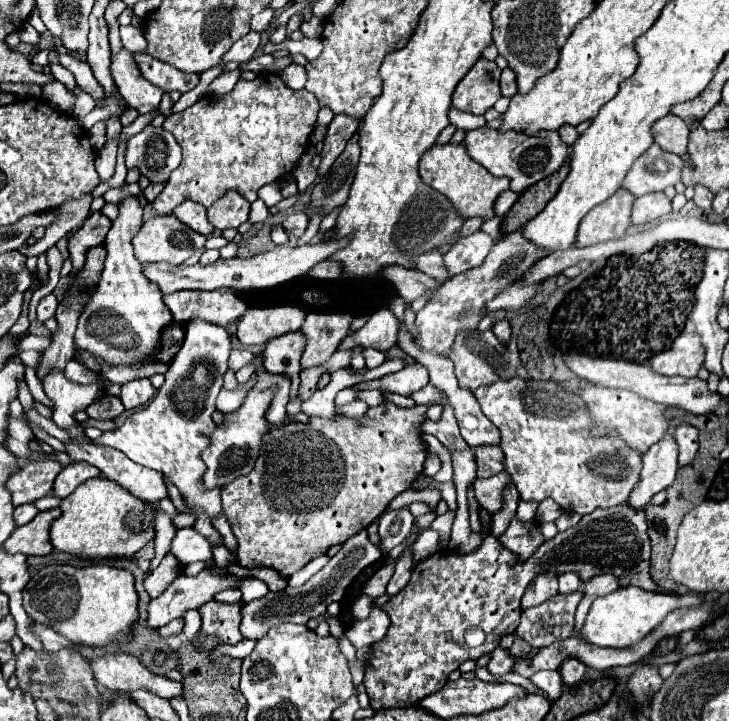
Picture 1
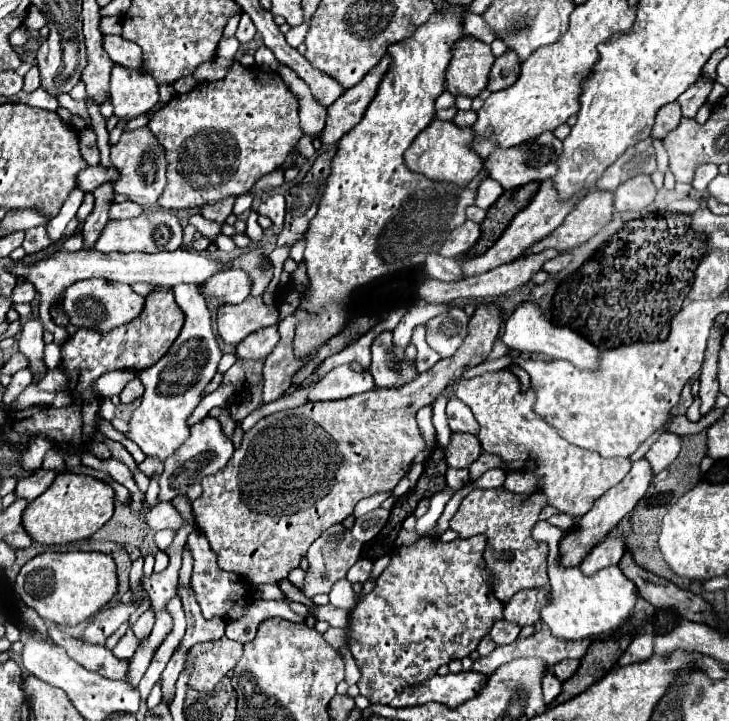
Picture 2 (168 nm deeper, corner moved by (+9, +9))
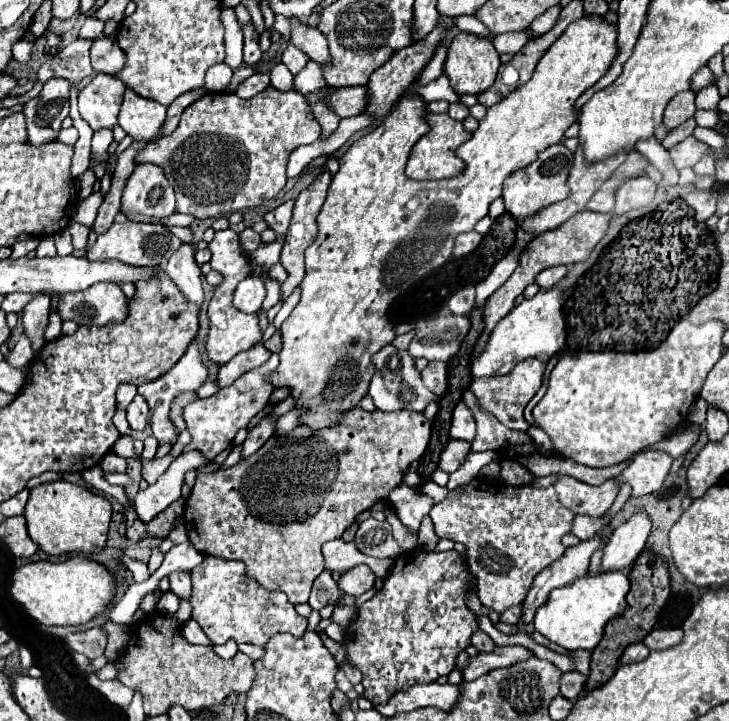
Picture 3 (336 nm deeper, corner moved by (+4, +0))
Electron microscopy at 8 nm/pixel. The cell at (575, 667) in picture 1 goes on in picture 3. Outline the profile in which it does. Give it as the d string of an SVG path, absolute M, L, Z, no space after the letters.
M579 672L563 674L563 678L561 678L561 696L575 702L583 694L585 682L587 682L587 678L583 674L579 674Z

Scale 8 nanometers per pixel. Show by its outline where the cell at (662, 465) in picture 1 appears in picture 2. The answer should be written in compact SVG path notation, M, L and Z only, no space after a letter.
M644 457L638 459L638 461L634 461L630 473L628 473L618 485L614 485L610 491L606 491L606 495L602 495L602 499L598 499L598 501L594 503L594 507L592 507L586 515L582 515L582 517L576 519L578 533L576 533L576 531L574 531L574 533L568 533L568 535L560 541L562 563L564 563L564 565L578 565L578 563L590 553L590 549L592 549L602 537L606 537L606 535L610 533L610 529L614 529L614 527L618 525L618 521L620 521L626 513L630 513L630 511L636 507L636 503L638 503L638 501L644 497L644 493L648 491L648 485L650 485L652 475L654 475L654 473L650 471L650 463L646 463Z

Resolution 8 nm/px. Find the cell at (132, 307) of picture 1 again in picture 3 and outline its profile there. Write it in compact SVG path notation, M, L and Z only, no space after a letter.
M95 284L83 292L69 292L67 296L59 298L57 312L61 320L73 320L77 324L107 324L107 322L123 322L127 318L127 296L121 292L117 284Z

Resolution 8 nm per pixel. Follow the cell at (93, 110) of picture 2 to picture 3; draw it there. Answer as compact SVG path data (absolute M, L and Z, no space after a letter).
M101 192L91 194L89 198L81 200L81 202L77 204L77 208L75 208L75 216L73 216L73 220L79 222L79 224L83 224L83 226L89 226L89 228L91 228L93 222L95 222L97 210L99 210L99 206L101 206L101 200L103 200Z

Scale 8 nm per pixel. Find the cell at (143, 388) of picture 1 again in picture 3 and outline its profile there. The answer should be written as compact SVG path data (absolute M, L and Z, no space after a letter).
M137 394L135 400L129 404L127 420L129 420L133 430L145 430L145 426L149 424L149 406L147 406L147 400L143 396Z

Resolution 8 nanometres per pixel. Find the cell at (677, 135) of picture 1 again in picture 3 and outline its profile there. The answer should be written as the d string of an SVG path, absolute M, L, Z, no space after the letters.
M687 90L687 92L681 92L679 96L675 96L671 100L671 104L667 104L663 122L665 122L667 130L673 130L675 126L689 120L693 114L695 114L695 92Z

